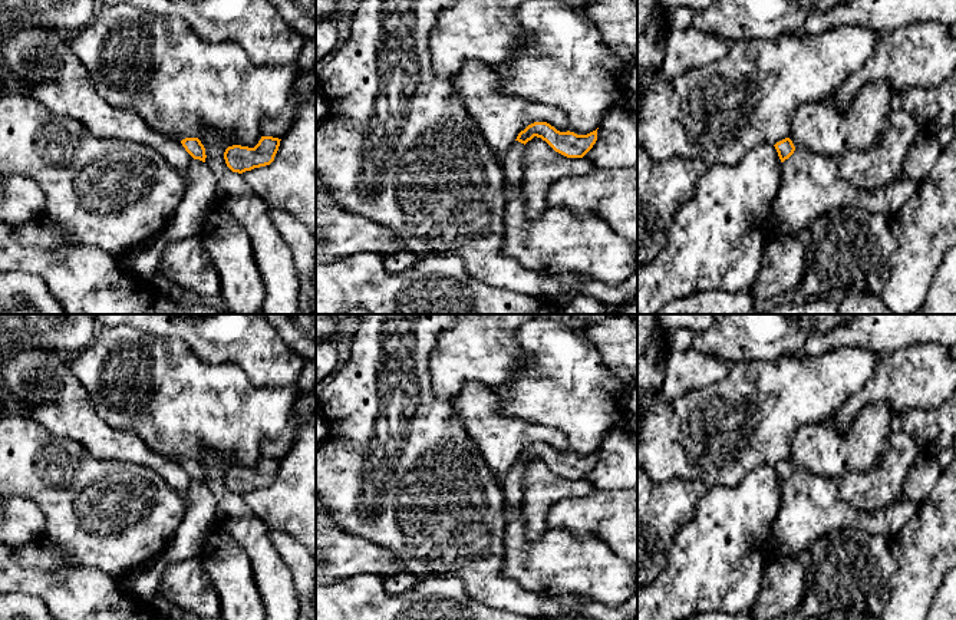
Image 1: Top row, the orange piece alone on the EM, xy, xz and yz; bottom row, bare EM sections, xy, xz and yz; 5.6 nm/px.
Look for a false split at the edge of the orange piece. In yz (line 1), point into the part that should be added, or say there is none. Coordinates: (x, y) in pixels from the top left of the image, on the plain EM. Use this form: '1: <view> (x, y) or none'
1: yz (811, 507)

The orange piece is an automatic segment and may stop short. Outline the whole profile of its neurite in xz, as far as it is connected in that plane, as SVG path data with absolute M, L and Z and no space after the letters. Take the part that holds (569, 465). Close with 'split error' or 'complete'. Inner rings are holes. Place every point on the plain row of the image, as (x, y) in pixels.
M534 443L521 452L510 472L500 478L505 508L510 517L518 514L522 497L525 465L534 458L545 462L556 474L567 479L583 479L597 462L597 451L587 456L560 454L547 443Z | split error

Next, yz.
M789 459L777 464L774 468L782 484L782 501L772 525L774 555L798 558L818 538L843 528L858 528L868 534L886 535L891 540L919 509L917 504L899 499L889 508L864 514L840 498L837 481L800 472Z | split error

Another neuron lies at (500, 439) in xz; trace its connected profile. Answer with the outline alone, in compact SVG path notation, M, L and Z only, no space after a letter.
M471 382L452 403L455 419L465 428L497 478L507 475L518 455L534 443L547 443L560 454L570 452L561 431L502 415L501 398L489 385Z

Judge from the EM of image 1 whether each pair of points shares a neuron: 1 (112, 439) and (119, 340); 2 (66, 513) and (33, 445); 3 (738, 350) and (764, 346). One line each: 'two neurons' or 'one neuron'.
1: two neurons
2: one neuron
3: one neuron

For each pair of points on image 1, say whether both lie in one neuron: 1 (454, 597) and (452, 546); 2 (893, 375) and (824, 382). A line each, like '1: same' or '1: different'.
1: different
2: different

